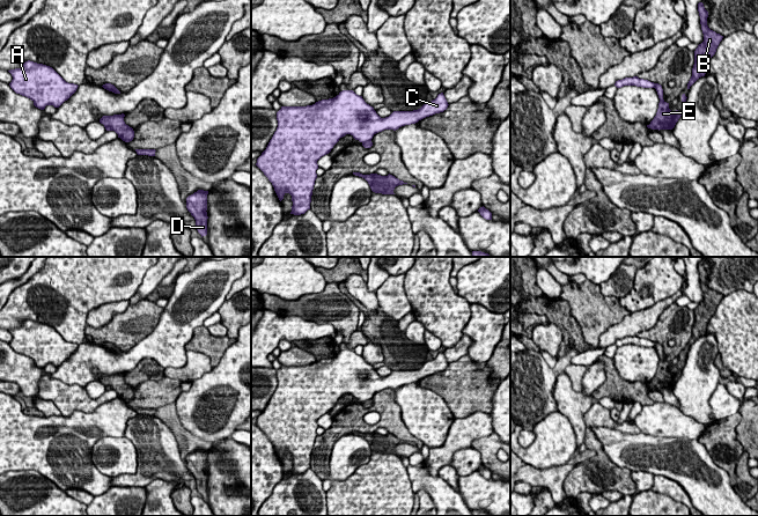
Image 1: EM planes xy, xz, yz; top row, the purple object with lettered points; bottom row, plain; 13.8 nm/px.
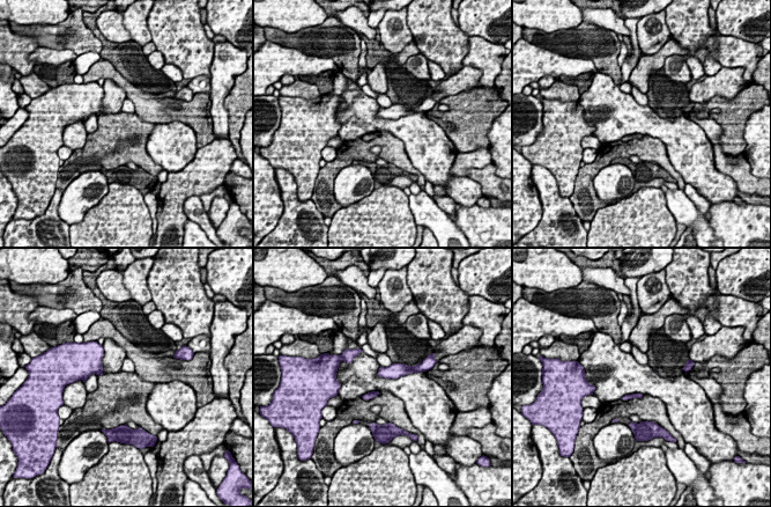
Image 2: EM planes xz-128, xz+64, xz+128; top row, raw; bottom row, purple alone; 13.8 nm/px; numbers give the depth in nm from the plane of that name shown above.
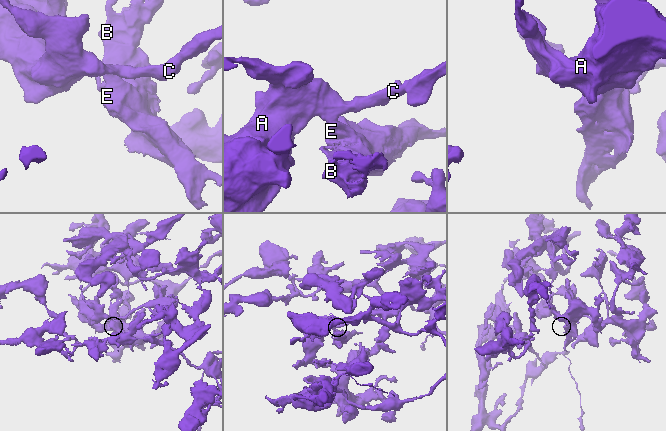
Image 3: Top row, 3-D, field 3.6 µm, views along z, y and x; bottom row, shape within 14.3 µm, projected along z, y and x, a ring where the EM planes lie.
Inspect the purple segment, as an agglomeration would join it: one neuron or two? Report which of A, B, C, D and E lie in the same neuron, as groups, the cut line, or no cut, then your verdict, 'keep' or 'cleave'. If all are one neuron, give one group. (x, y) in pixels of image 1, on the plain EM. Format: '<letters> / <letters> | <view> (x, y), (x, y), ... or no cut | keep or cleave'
A C / B D E | yz (654, 343), (655, 346) | cleave

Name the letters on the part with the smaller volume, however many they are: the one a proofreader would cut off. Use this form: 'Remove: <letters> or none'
Remove: B, D, E

